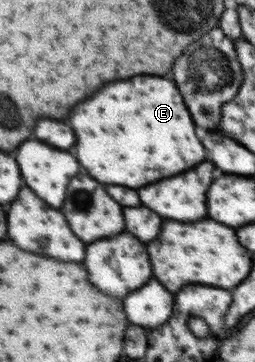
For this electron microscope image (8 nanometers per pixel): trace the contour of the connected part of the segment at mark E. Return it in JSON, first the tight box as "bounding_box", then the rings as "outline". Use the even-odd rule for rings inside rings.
{"bounding_box":[34,76,204,188],"outline":[[[134,76],[122,82],[110,82],[88,102],[82,102],[70,114],[70,126],[42,120],[34,134],[52,146],[72,148],[92,178],[104,184],[142,188],[150,182],[180,174],[204,162],[204,148],[194,134],[194,122],[174,82],[160,76]]]}

